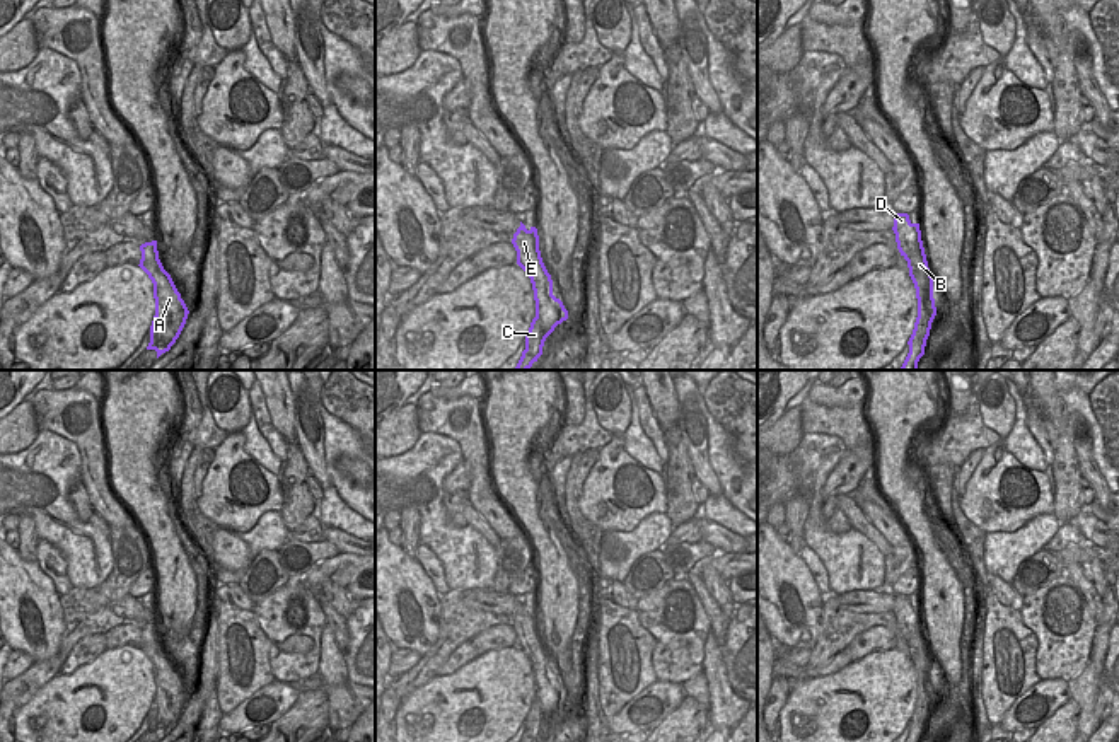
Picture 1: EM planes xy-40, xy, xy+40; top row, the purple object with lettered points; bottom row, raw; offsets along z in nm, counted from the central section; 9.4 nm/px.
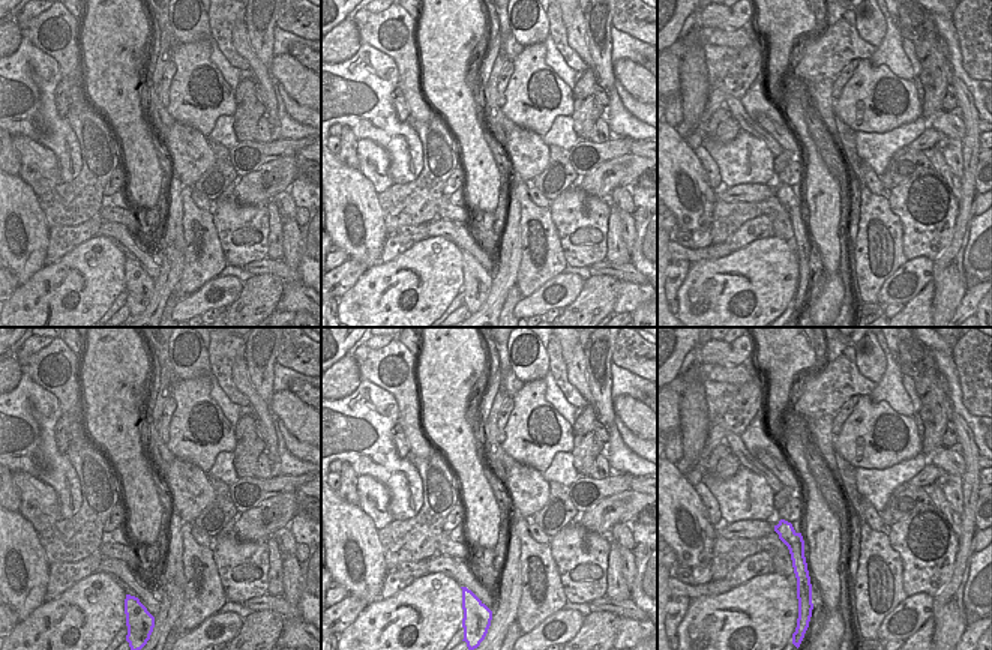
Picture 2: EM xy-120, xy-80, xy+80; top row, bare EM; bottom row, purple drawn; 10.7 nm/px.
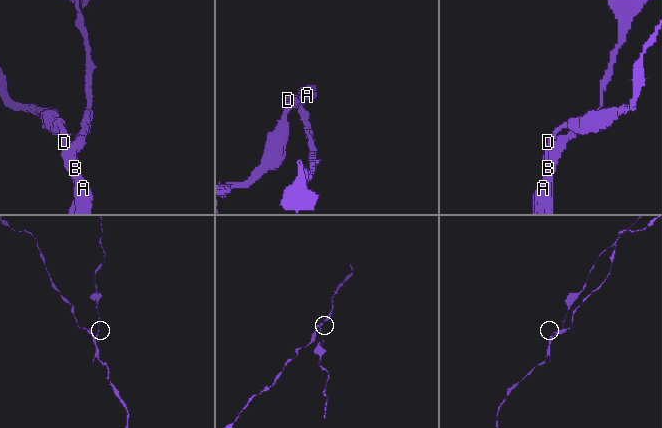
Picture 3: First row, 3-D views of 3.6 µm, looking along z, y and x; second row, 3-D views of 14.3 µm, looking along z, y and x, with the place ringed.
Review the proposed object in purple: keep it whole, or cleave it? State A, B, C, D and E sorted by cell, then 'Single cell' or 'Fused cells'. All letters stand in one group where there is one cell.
Groups: A D E / B C. Fused cells.

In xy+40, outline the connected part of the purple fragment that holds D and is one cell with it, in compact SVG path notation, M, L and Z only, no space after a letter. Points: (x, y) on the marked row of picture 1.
M896 213L892 230L901 256L909 261L911 254L918 249L916 234L919 232L919 223L913 223L907 213Z

